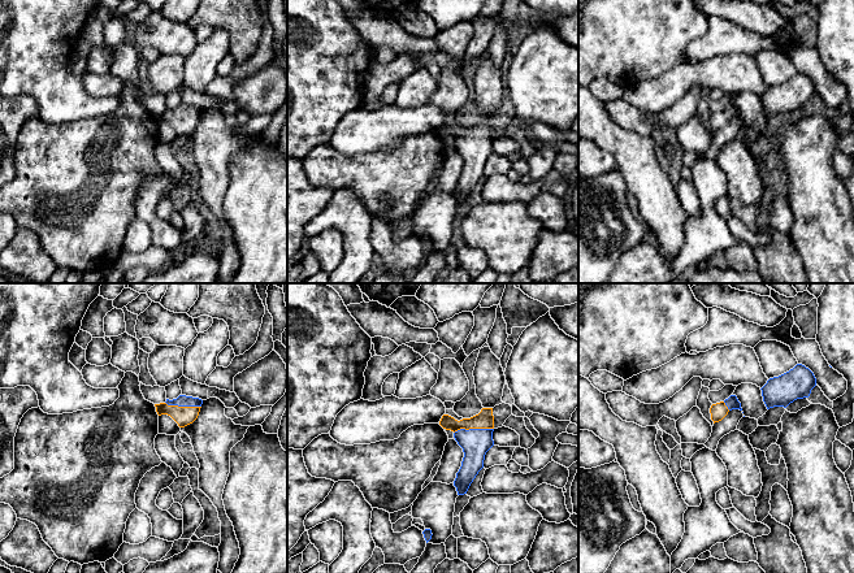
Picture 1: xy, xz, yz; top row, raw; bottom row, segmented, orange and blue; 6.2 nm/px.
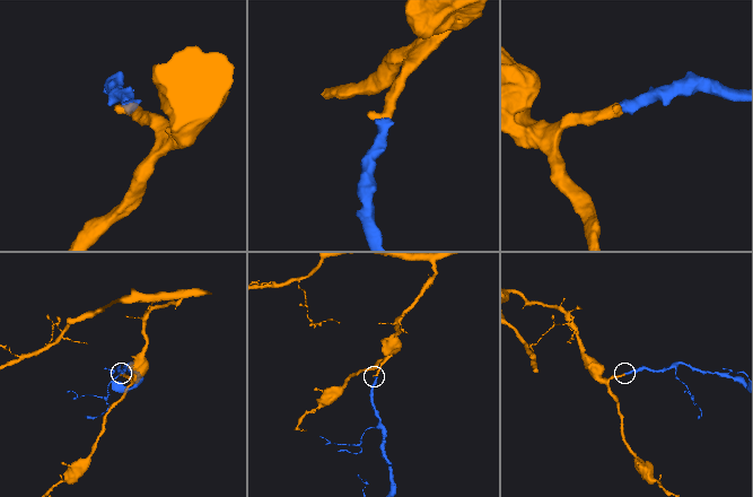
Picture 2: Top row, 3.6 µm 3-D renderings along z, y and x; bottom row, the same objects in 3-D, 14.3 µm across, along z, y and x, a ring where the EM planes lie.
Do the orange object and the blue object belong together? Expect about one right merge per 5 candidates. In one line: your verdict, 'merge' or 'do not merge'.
merge

